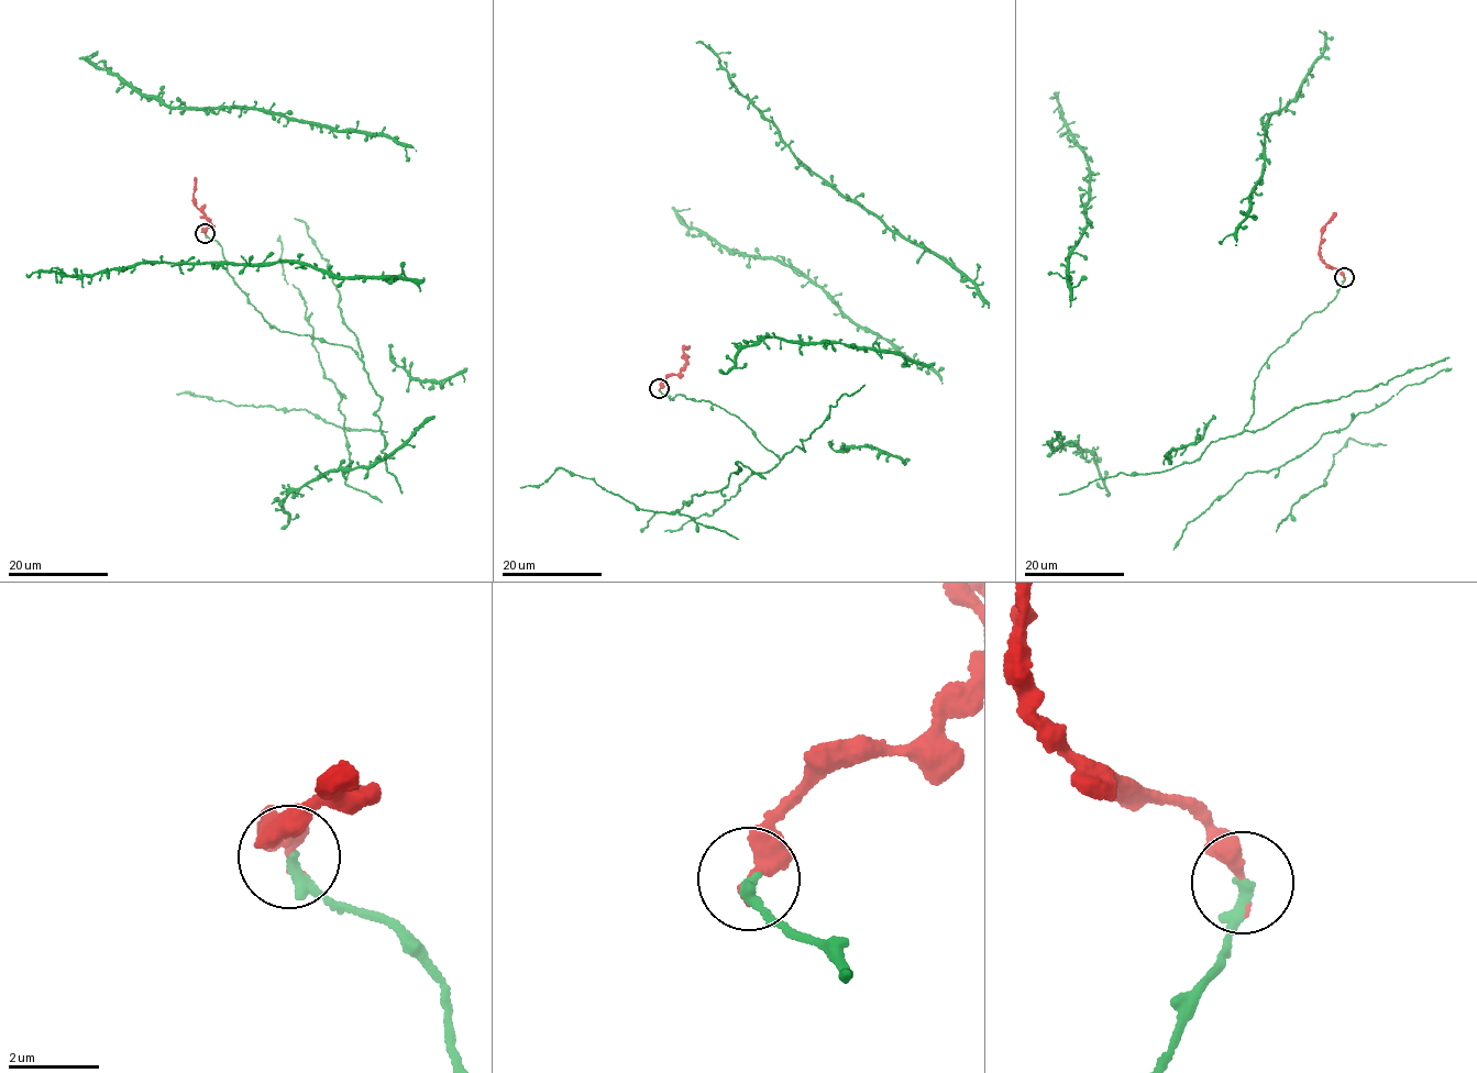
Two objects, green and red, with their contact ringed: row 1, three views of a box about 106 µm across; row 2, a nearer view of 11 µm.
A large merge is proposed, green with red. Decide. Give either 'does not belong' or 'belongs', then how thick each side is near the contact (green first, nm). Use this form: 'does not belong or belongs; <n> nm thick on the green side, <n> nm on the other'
belongs; 280 nm thick on the green side, 360 nm on the other

